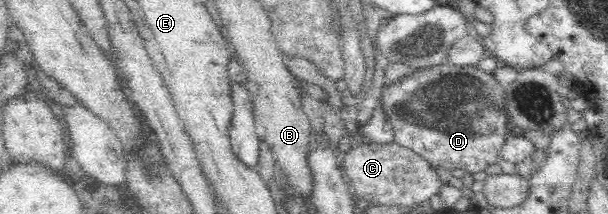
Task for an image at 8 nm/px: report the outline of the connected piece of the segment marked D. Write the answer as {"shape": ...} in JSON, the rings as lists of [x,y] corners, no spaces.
{"shape":[[[448,63],[419,69],[399,83],[384,87],[383,98],[385,112],[395,126],[396,143],[426,159],[442,174],[452,169],[477,173],[496,164],[510,134],[505,127],[504,89],[493,74],[478,67]]]}

